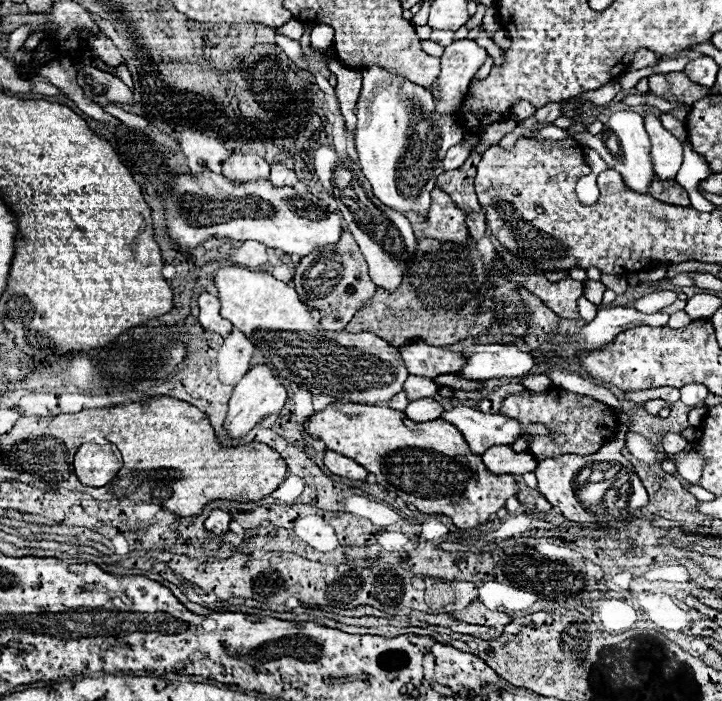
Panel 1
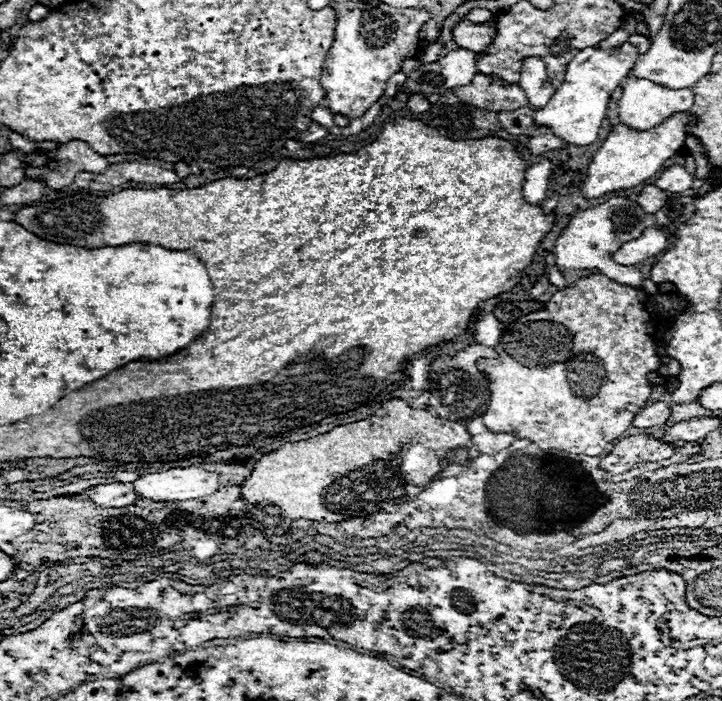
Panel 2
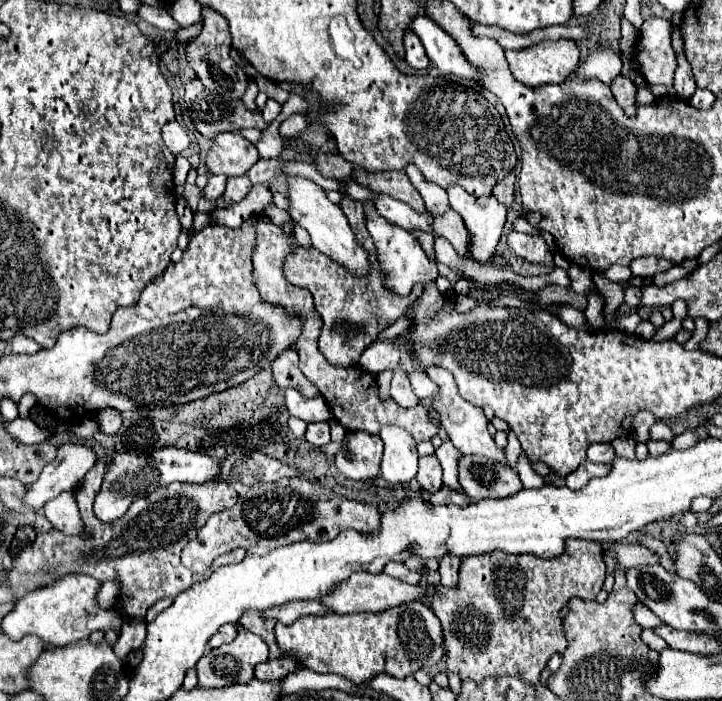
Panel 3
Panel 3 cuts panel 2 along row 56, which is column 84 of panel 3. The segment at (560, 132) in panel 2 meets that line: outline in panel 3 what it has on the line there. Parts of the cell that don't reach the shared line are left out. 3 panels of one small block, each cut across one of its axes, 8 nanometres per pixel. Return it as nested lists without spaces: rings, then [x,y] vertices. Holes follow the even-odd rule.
[[[74,572],[66,574],[64,578],[56,580],[50,586],[36,588],[28,594],[24,594],[14,610],[4,616],[2,628],[4,634],[8,634],[12,640],[20,640],[26,634],[36,634],[40,636],[46,644],[50,646],[64,646],[82,638],[88,638],[96,630],[110,630],[110,628],[120,628],[122,620],[112,614],[110,610],[100,608],[96,596],[100,590],[100,582],[88,574]]]

